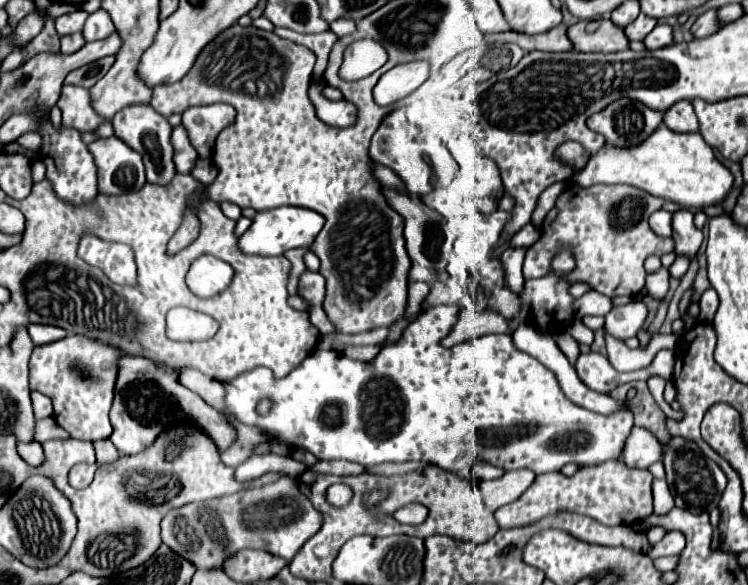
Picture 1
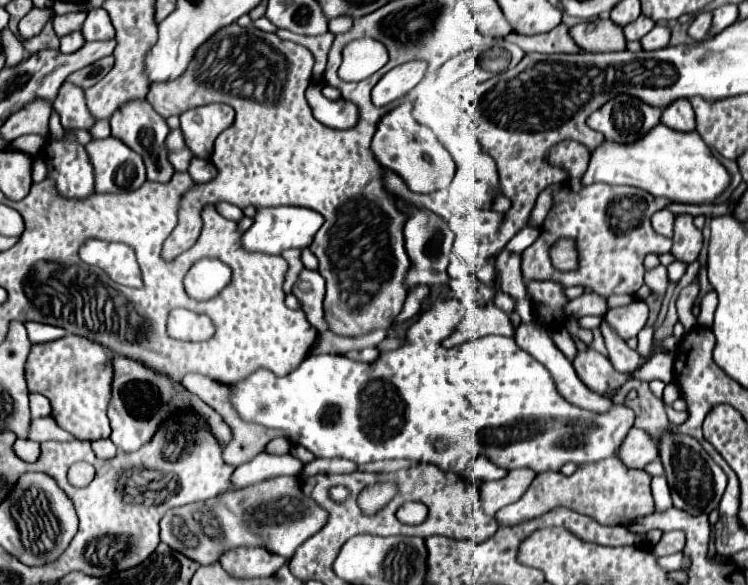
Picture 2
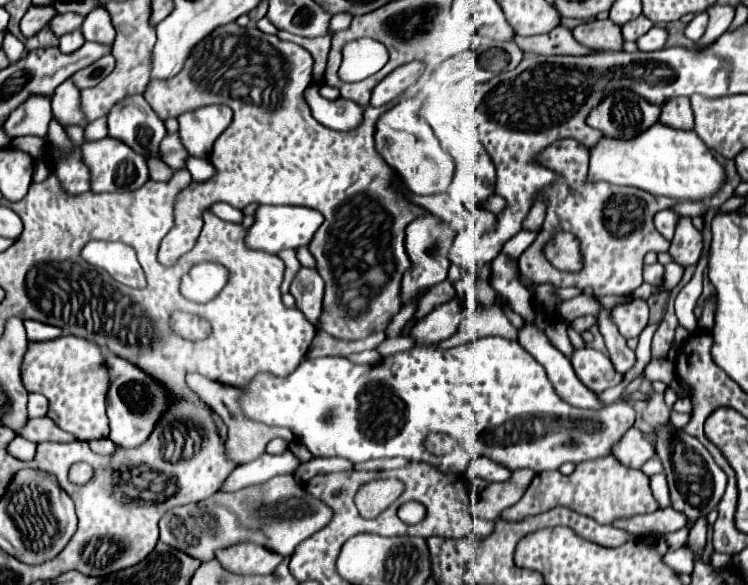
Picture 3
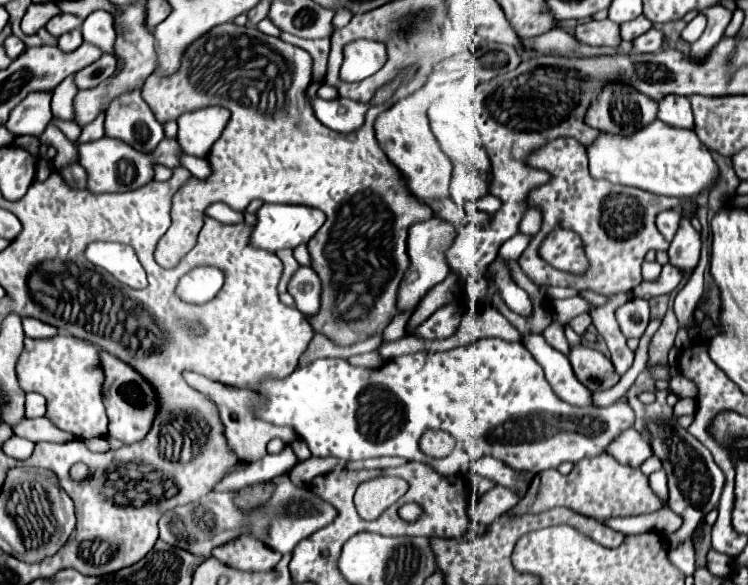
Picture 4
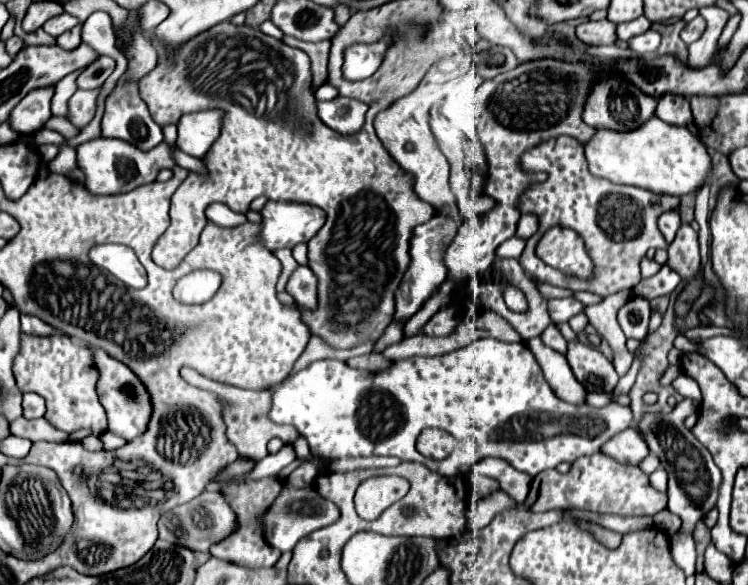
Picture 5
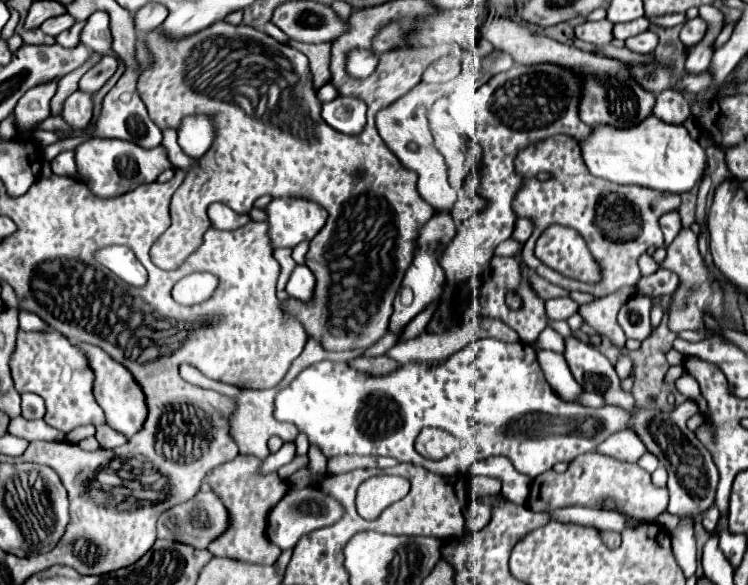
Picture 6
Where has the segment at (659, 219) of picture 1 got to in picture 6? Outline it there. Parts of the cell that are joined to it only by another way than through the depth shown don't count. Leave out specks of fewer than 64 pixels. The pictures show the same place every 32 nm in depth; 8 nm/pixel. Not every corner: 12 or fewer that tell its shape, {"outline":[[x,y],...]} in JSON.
{"outline":[[678,212],[660,218],[664,244],[676,238],[682,228]]}

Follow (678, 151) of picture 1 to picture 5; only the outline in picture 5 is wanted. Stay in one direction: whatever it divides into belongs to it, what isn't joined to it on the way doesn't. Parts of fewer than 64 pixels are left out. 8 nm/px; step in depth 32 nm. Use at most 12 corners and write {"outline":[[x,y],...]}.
{"outline":[[656,116],[584,144],[598,178],[670,196],[712,170],[688,128]]}

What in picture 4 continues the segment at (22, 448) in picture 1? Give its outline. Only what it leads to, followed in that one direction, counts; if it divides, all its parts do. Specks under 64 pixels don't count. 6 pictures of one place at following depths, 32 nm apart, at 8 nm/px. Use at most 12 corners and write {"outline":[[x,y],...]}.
{"outline":[[12,436],[4,452],[18,460],[26,460],[34,444],[26,438]]}

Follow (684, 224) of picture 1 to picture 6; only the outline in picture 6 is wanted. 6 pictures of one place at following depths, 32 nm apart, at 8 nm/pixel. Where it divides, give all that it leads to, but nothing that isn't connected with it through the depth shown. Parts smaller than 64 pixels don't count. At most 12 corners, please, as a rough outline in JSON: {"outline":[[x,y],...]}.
{"outline":[[682,228],[660,268],[680,278],[668,328],[704,330],[724,316],[724,290]]}

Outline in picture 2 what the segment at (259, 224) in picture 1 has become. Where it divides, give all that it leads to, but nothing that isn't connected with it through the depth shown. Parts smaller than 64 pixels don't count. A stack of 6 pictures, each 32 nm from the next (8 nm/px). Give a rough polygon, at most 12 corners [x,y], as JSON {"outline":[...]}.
{"outline":[[298,206],[260,208],[248,252],[306,248],[324,216]]}

